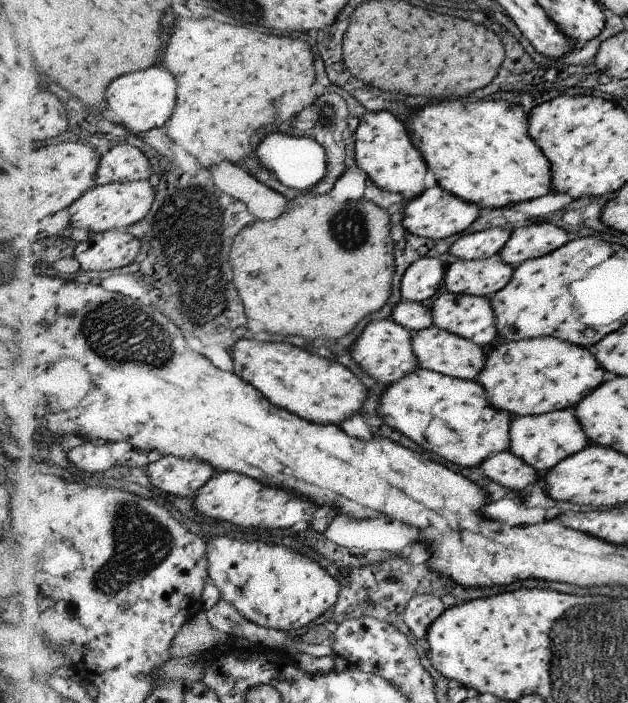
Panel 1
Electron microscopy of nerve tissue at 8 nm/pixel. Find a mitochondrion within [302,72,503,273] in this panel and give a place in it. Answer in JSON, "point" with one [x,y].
{"point":[348,227]}

